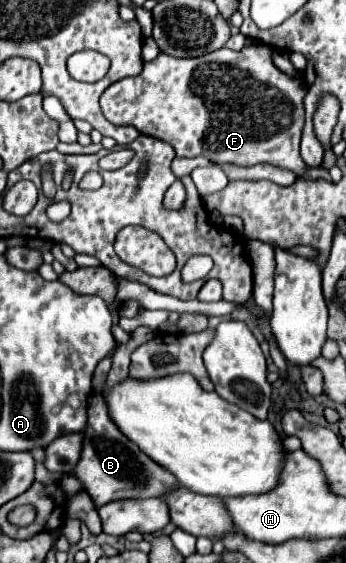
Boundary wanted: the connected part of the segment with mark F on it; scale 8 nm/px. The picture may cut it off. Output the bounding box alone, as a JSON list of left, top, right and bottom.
[101,43,309,177]

